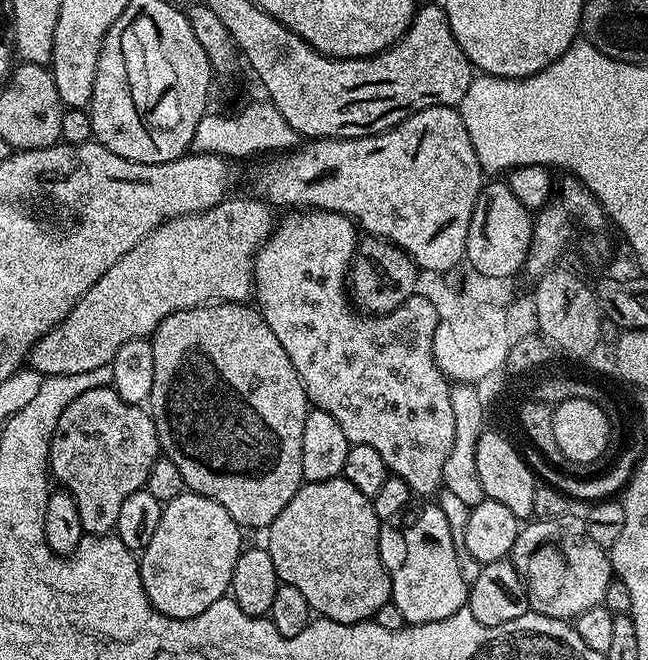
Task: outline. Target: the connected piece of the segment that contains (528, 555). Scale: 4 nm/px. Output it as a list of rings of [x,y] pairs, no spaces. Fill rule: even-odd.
[[[565,514],[558,518],[545,520],[533,519],[520,529],[518,538],[512,547],[511,562],[518,570],[522,582],[526,586],[529,609],[546,618],[555,620],[575,621],[576,617],[586,614],[586,610],[599,608],[603,605],[606,588],[614,573],[609,553],[590,538],[587,523],[573,514]]]

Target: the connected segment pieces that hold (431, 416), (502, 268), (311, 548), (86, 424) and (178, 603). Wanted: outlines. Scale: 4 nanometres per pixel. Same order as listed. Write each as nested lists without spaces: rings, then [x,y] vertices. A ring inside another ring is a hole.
[[[292,210],[287,214],[289,216],[281,224],[279,221],[273,227],[272,233],[260,245],[260,249],[256,251],[256,258],[252,262],[254,300],[257,300],[255,303],[258,305],[260,315],[264,317],[266,326],[270,326],[270,330],[274,330],[274,338],[278,338],[278,342],[282,342],[290,362],[294,362],[294,370],[298,370],[298,378],[306,390],[309,401],[315,407],[321,408],[326,414],[330,414],[330,418],[334,418],[334,422],[338,422],[338,426],[342,426],[342,434],[346,434],[349,445],[361,444],[362,446],[371,446],[373,450],[378,450],[382,462],[386,462],[389,473],[402,478],[402,482],[406,482],[406,486],[410,486],[410,490],[417,497],[435,497],[432,495],[438,490],[441,491],[444,483],[442,466],[446,466],[446,457],[450,454],[450,446],[454,446],[454,410],[450,407],[452,389],[449,381],[442,375],[435,362],[434,334],[439,322],[437,310],[426,298],[418,295],[411,296],[409,300],[402,302],[402,306],[398,306],[398,310],[390,310],[381,316],[354,310],[350,303],[350,269],[358,243],[357,225],[349,216],[343,216],[337,212]]]
[[[506,182],[485,183],[474,202],[474,214],[470,214],[470,230],[464,251],[470,268],[488,278],[509,279],[523,269],[532,245],[533,213],[510,190]]]
[[[343,475],[335,476],[332,480],[301,484],[294,494],[294,498],[290,498],[290,502],[286,502],[282,514],[278,514],[278,518],[274,518],[274,522],[266,530],[266,536],[268,536],[266,547],[270,554],[270,562],[274,562],[277,581],[280,584],[289,584],[297,588],[305,596],[306,602],[312,607],[313,613],[317,617],[343,624],[362,624],[371,621],[376,612],[382,610],[382,606],[389,604],[392,598],[392,578],[389,569],[387,567],[384,569],[384,560],[380,557],[380,528],[382,528],[382,522],[378,518],[378,514],[374,514],[374,506],[370,497],[361,494],[356,487],[350,486],[350,482],[344,479]]]
[[[109,386],[78,394],[62,410],[48,442],[48,471],[51,479],[74,498],[85,533],[106,536],[116,527],[122,502],[144,488],[150,466],[161,455],[151,415],[141,405],[123,401]]]
[[[185,491],[162,507],[154,538],[139,553],[140,577],[146,598],[163,616],[194,618],[214,602],[225,599],[232,586],[234,566],[242,551],[242,529],[214,502]]]

